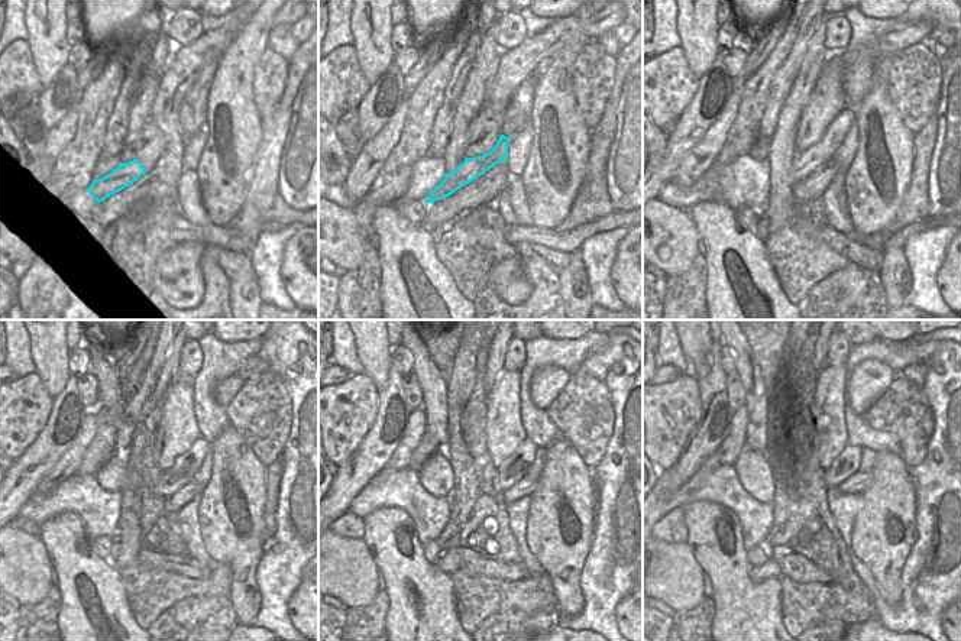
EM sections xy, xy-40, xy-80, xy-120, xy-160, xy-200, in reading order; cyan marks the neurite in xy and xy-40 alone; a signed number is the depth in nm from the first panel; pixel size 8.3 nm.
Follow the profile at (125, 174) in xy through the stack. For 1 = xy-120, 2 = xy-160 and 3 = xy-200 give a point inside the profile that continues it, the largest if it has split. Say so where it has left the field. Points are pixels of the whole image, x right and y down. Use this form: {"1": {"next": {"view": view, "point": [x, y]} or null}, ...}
{"1": {"next": {"view": "xy-120", "point": [184, 468]}}, "2": {"next": {"view": "xy-160", "point": [514, 468]}}, "3": {"next": {"view": "xy-200", "point": [847, 463]}}}

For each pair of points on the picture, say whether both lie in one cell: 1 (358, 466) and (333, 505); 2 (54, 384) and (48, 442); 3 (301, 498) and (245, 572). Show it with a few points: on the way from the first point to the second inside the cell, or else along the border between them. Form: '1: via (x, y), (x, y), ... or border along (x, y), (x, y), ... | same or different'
1: via (352, 476), (339, 495) | same
2: border along (70, 374), (65, 387), (54, 398) | different
3: border along (264, 540), (264, 553), (255, 580) | different

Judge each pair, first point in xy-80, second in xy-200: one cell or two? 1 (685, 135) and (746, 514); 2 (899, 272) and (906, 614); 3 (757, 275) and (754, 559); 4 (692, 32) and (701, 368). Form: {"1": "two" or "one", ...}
{"1": "two", "2": "two", "3": "two", "4": "one"}

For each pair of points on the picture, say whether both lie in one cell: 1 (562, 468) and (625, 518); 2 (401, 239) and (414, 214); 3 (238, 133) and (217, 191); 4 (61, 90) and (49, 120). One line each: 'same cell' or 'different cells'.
1: different cells
2: different cells
3: same cell
4: same cell

